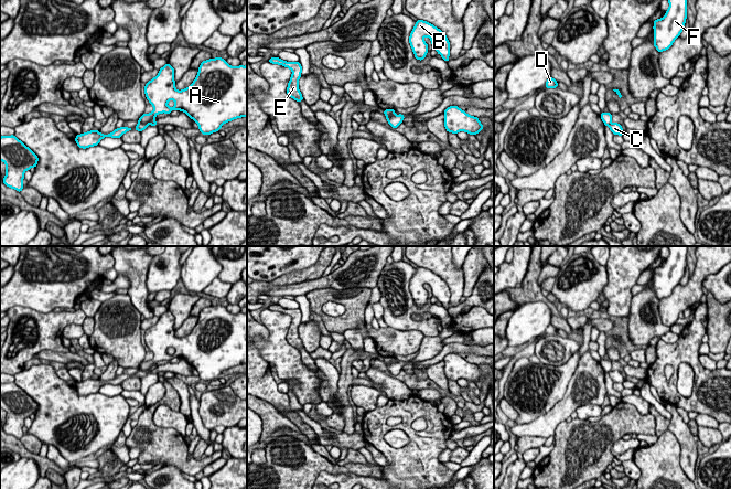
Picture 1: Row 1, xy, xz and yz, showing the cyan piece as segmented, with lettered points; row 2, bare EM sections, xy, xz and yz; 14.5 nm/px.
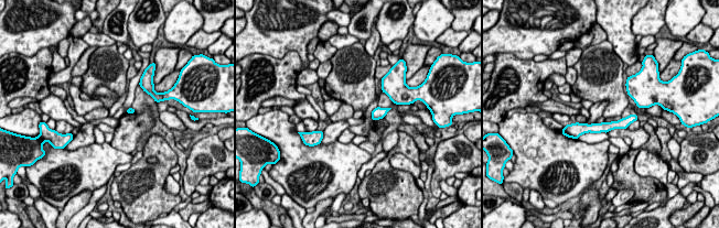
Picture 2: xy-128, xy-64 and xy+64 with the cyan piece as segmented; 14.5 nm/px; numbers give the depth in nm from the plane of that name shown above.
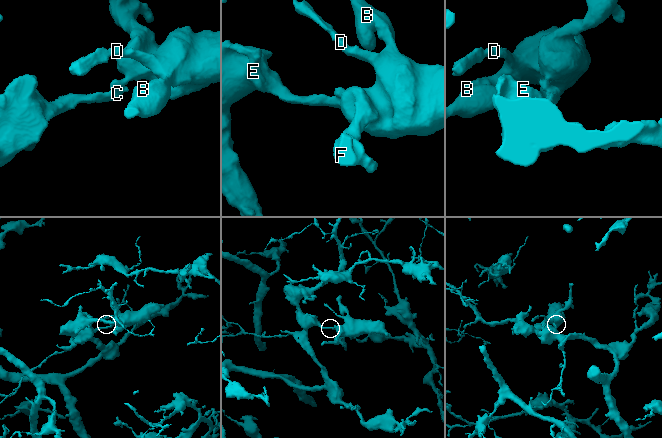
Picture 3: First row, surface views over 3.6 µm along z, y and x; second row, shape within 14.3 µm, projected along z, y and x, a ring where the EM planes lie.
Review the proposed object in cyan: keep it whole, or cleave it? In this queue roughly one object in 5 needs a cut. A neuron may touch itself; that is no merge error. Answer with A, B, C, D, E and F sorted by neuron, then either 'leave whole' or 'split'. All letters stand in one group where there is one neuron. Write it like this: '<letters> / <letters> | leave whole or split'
A B D F / C E | split

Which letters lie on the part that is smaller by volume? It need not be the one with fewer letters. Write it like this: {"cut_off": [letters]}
{"cut_off": ["A", "B", "D", "F"]}

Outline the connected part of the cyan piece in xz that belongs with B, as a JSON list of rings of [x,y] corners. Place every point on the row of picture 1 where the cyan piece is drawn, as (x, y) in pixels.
[[[423,20],[416,21],[416,25],[409,36],[409,43],[415,57],[421,61],[424,60],[428,53],[428,44],[423,40],[424,36],[431,40],[433,50],[436,50],[445,62],[449,62],[450,42],[447,35],[440,29]]]

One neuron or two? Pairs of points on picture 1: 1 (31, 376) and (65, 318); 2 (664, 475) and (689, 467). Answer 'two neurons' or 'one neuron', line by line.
1: two neurons
2: two neurons

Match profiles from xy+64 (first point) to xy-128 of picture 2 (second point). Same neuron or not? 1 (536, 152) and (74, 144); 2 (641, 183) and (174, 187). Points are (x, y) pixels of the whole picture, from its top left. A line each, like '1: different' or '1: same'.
1: different
2: different

